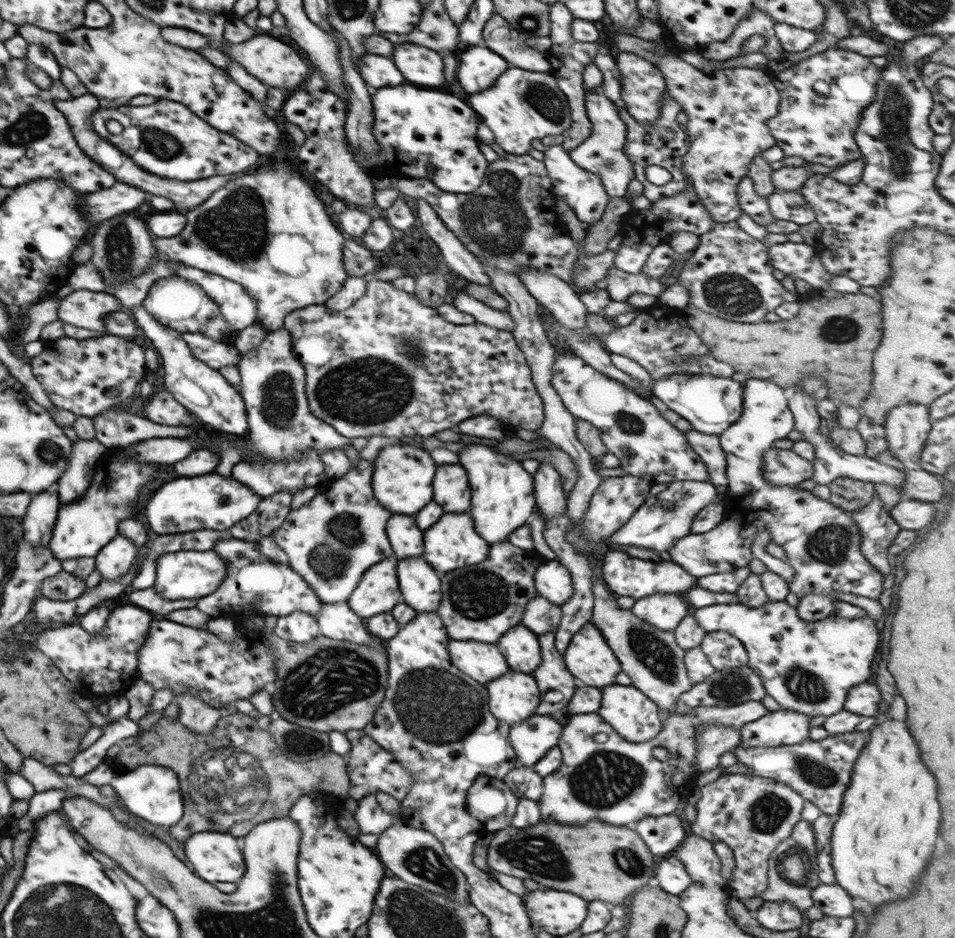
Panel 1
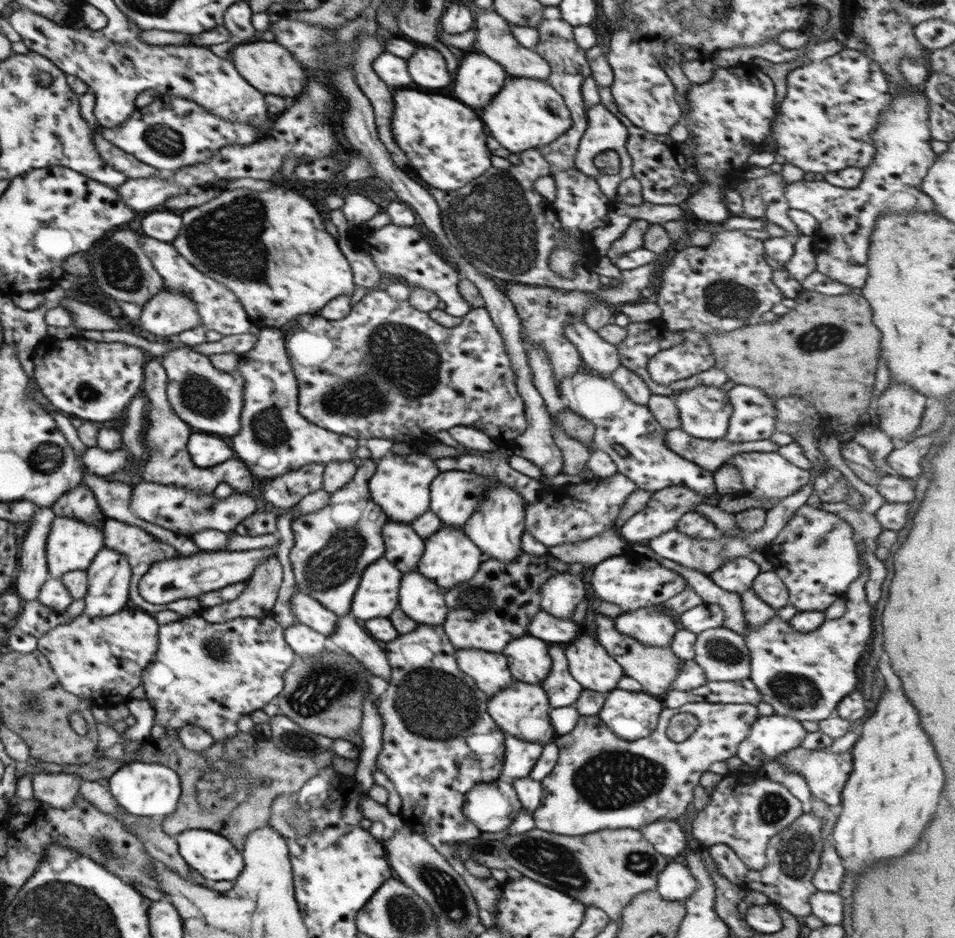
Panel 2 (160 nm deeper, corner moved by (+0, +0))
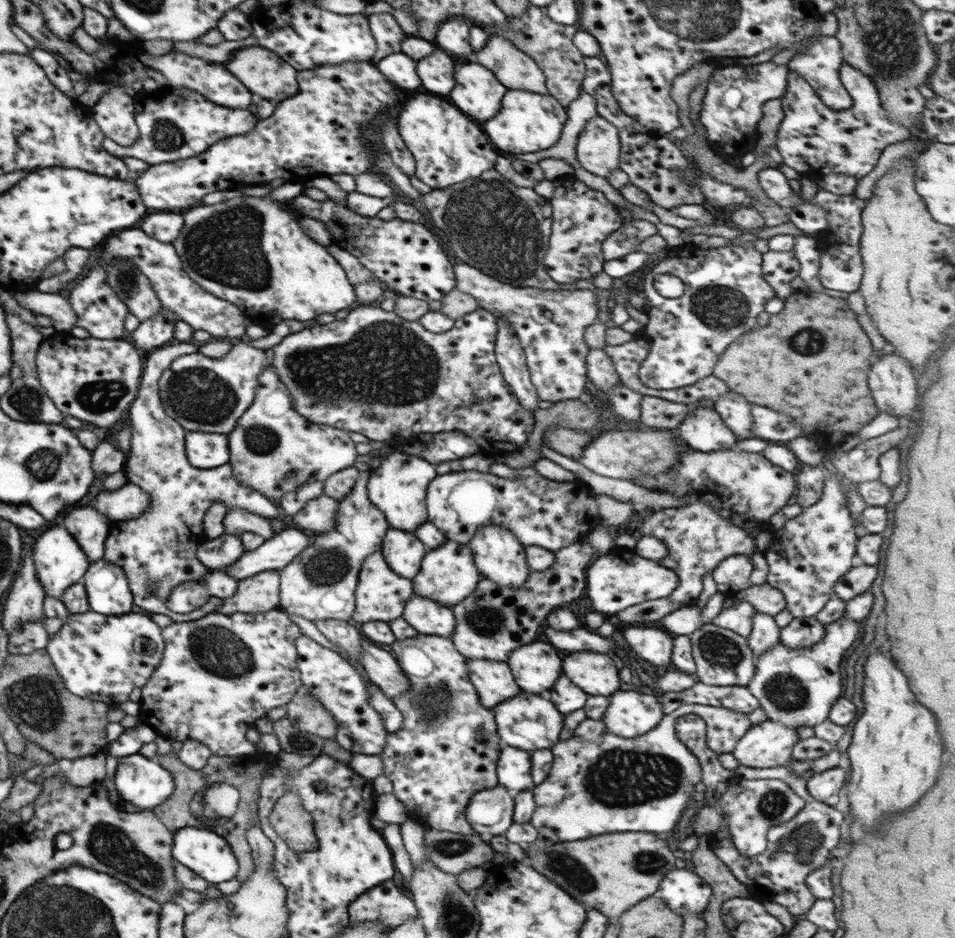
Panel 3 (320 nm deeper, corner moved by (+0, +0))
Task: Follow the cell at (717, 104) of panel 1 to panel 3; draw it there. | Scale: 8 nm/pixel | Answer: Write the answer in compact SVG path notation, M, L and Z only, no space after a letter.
M770 61L756 66L743 67L733 64L715 69L705 86L705 95L701 100L698 121L707 136L706 141L724 158L741 157L758 147L756 124L762 117L762 106L772 99L779 99L785 91L787 68Z

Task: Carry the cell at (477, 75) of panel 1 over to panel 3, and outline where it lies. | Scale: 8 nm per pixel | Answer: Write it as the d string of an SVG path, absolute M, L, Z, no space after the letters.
M465 64L455 70L454 86L448 101L478 124L490 120L499 110L501 96L507 90L493 73L479 64Z

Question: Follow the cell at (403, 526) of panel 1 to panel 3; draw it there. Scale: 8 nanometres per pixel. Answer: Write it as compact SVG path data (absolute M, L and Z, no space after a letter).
M388 527L381 541L380 554L388 568L403 579L413 579L427 550L411 532Z

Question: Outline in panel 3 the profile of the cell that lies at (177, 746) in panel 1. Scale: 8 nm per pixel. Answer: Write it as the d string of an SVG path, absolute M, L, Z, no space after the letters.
M256 750L251 755L236 755L235 757L212 757L207 759L203 768L197 770L183 764L175 751L166 755L156 755L154 758L161 768L170 772L173 779L173 792L152 808L152 813L161 821L167 831L174 833L179 828L193 827L216 833L225 839L230 846L238 864L236 880L240 883L249 878L254 871L250 846L245 840L245 832L251 825L257 825L256 800L258 786L269 763L277 765L276 756L261 754Z

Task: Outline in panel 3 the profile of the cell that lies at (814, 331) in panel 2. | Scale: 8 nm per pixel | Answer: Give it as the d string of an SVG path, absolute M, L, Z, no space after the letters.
M822 292L790 293L784 300L781 312L769 315L768 324L753 329L730 342L712 368L712 375L723 381L731 392L739 392L750 404L773 408L788 414L801 424L802 436L807 436L805 426L816 427L826 433L830 441L855 435L877 413L866 381L866 370L873 350L867 335L857 322L856 314L846 305L845 299L833 298Z

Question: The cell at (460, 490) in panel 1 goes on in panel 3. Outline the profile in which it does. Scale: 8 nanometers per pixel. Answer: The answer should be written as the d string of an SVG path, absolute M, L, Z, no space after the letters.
M531 466L516 468L515 472L518 476L515 479L501 478L474 470L448 472L433 478L428 482L424 500L427 521L436 526L446 539L457 541L459 544L468 543L473 533L481 526L500 524L512 532L521 546L535 545L553 554L600 524L595 504L598 494L593 494L580 478L572 482L549 480Z

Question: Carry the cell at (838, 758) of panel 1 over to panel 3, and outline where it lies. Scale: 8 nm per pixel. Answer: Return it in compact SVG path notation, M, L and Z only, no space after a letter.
M840 767L829 768L811 777L806 790L812 800L834 807L837 804L837 792L843 786L845 771Z

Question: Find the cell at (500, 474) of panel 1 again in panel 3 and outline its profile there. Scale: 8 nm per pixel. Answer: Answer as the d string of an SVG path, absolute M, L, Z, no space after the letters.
M500 524L481 526L473 533L467 545L473 555L473 565L481 578L489 579L497 587L519 588L525 583L529 569L526 566L524 547L508 528Z

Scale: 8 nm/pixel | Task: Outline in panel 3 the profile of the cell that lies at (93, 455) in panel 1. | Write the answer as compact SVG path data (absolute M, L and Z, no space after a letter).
M92 505L73 506L65 512L64 529L76 540L79 549L85 553L87 563L101 559L104 542L110 530L110 524Z

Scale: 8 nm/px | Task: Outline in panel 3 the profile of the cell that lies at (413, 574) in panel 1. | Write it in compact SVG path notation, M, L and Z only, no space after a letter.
M411 594L403 607L401 617L410 628L421 635L450 637L455 629L455 620L450 607L441 606L425 597Z

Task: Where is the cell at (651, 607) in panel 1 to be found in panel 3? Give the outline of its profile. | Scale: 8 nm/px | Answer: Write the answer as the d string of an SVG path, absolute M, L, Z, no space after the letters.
M629 625L623 632L623 638L637 658L649 662L651 666L667 666L670 662L673 635L659 627L641 627Z

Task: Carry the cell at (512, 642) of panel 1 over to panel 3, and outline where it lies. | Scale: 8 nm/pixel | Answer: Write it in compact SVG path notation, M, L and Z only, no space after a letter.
M532 641L514 648L506 663L521 692L546 695L560 675L561 657L549 643Z

